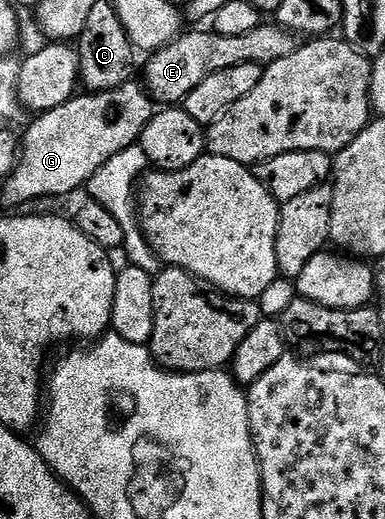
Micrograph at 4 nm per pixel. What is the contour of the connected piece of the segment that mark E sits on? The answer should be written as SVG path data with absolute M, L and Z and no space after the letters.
M272 21L261 22L259 27L250 29L250 33L242 33L238 37L226 37L211 29L188 29L170 45L147 56L148 64L144 67L142 82L157 104L180 105L190 89L195 89L201 81L206 81L210 73L218 73L218 69L230 69L230 65L247 63L265 68L274 61L282 61L282 57L290 57L290 53L294 53L297 46L297 36Z

